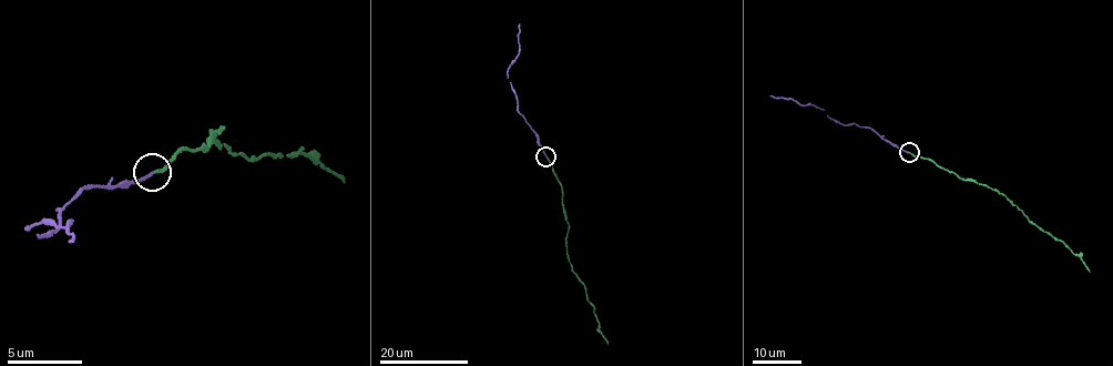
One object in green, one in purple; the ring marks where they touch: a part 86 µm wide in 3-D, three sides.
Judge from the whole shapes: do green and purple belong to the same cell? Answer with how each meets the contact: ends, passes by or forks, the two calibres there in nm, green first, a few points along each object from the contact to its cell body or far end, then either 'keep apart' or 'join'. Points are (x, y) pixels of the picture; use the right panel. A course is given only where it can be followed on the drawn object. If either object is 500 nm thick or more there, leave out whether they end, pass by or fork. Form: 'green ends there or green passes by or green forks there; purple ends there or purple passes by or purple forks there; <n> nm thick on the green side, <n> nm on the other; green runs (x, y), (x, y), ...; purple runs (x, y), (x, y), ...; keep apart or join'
green ends there; purple ends there; 150 nm thick on the green side, 170 nm on the other; green runs (909, 152), (929, 158), (962, 179), (1002, 193), (1029, 221), (1079, 255), (1090, 272); purple runs (909, 152), (871, 129), (837, 123), (815, 107), (769, 95); join

